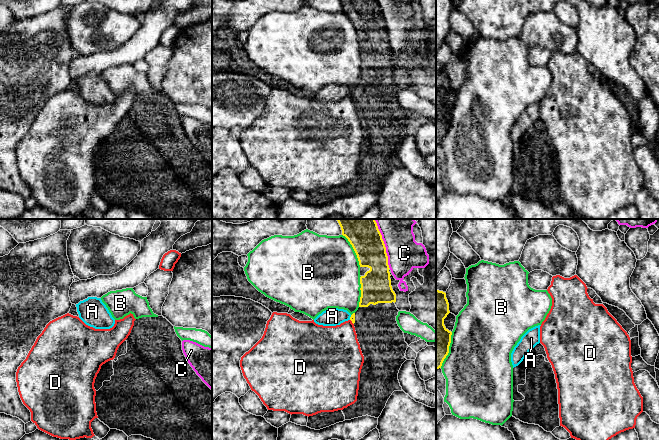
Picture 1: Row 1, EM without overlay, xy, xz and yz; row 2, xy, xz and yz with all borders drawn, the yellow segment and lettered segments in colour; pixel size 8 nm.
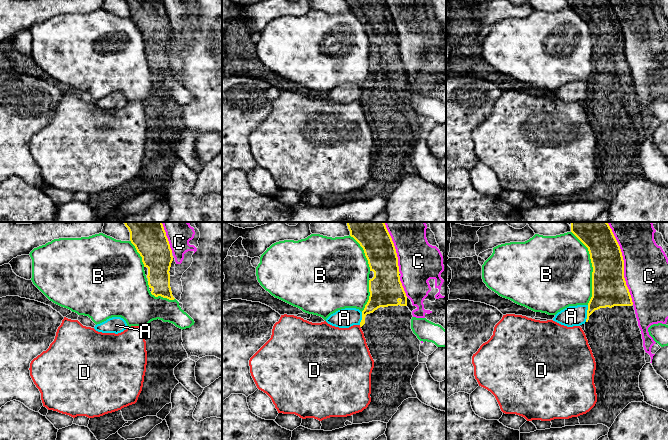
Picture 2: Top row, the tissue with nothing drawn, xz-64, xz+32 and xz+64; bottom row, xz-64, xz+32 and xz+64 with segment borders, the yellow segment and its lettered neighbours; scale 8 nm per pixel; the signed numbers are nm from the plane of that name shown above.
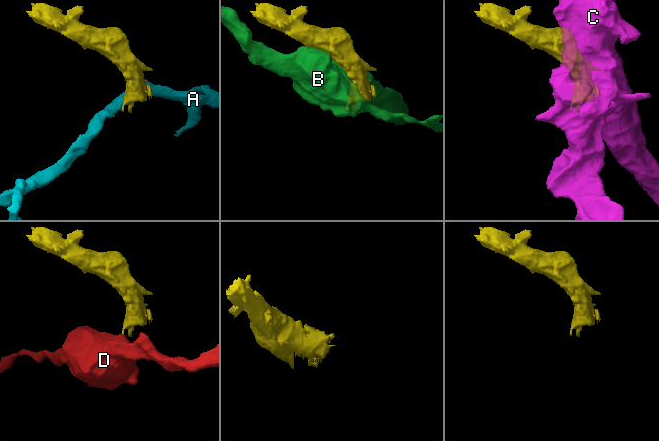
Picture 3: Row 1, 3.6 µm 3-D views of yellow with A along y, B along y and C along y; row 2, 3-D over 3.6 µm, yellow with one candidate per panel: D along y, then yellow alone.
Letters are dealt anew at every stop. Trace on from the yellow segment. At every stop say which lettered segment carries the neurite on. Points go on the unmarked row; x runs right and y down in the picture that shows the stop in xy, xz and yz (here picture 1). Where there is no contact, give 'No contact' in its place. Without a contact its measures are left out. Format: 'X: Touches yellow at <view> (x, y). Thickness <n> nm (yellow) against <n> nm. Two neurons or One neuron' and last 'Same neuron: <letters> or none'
A: Touches yellow at xz (350, 93). Thickness 50 nm (yellow) against 140 nm. Two neurons
B: Touches yellow at xz (354, 26). Thickness 260 nm (yellow) against 500 nm. Two neurons
C: Touches yellow at xz (384, 22). Thickness 260 nm (yellow) against 280 nm. Two neurons
D: Touches yellow at xz (352, 98). Thickness 50 nm (yellow) against 360 nm. Two neurons
Same neuron: none

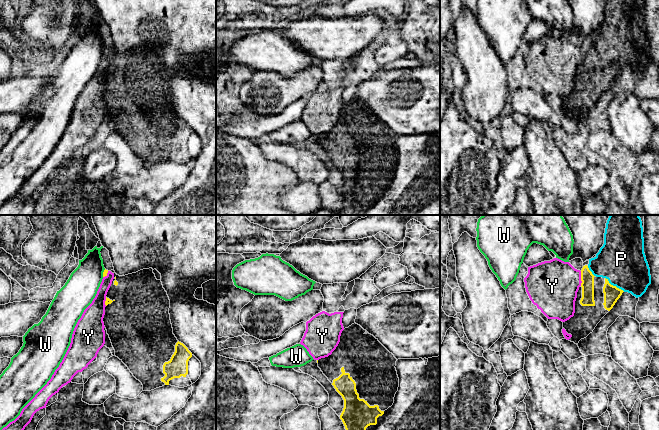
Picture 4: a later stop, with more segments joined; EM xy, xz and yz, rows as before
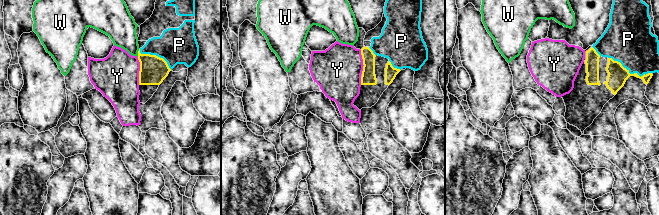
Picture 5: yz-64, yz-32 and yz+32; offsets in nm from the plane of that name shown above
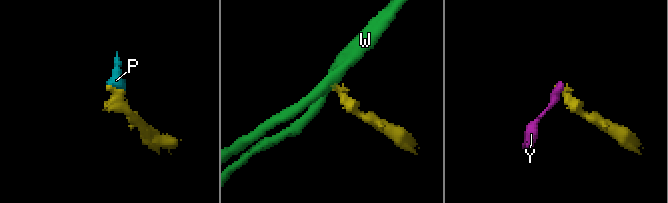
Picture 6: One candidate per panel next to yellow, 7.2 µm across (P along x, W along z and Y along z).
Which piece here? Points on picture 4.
P: Touches yellow at yz (614, 62). Thickness 130 nm (yellow) against 380 nm. One neuron
W: Touches yellow at xy (103, 49). Thickness 40 nm (yellow) against 260 nm. Two neurons
Y: Touches yellow at yz (581, 54). Thickness 110 nm (yellow) against 400 nm. Two neurons
Same neuron: P

